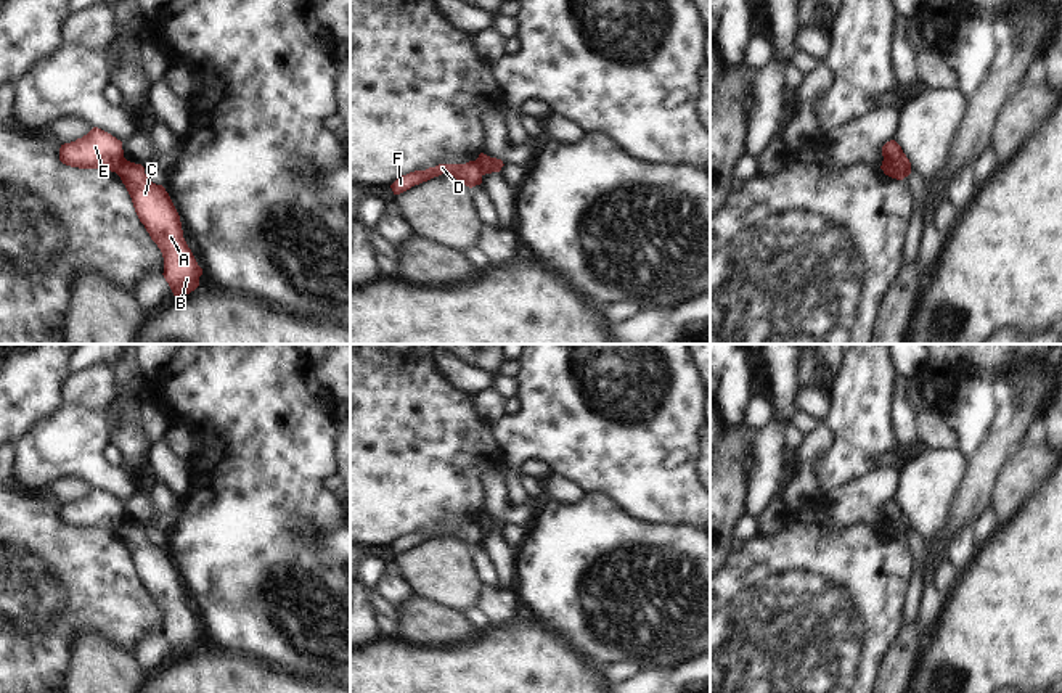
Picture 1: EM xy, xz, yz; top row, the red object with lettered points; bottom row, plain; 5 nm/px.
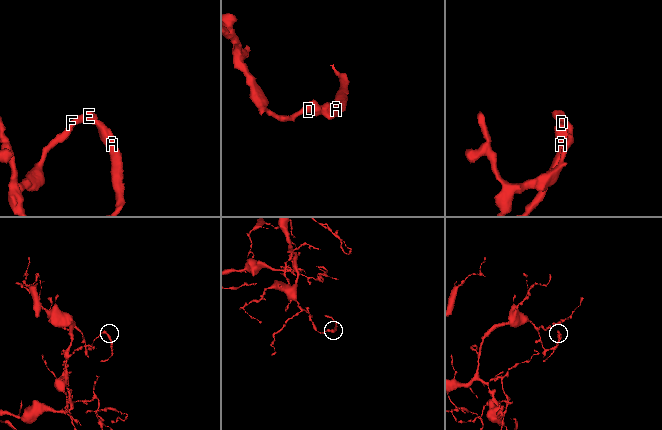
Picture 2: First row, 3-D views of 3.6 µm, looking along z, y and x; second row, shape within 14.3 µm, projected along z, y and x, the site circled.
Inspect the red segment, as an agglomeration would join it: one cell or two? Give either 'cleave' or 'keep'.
cleave

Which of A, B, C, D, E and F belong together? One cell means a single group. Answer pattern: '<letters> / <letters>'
A B C / D E F

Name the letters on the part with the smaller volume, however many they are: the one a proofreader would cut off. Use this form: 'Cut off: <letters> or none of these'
Cut off: A, B, C.

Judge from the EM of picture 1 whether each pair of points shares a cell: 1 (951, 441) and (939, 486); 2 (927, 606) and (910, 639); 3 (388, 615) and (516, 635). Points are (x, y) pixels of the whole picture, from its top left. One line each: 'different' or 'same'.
1: different
2: different
3: different

